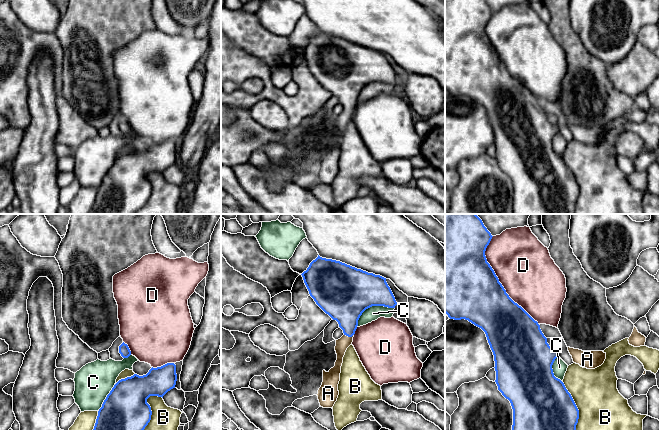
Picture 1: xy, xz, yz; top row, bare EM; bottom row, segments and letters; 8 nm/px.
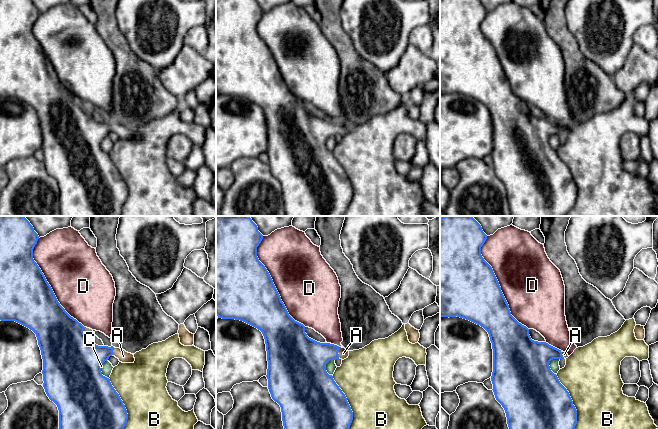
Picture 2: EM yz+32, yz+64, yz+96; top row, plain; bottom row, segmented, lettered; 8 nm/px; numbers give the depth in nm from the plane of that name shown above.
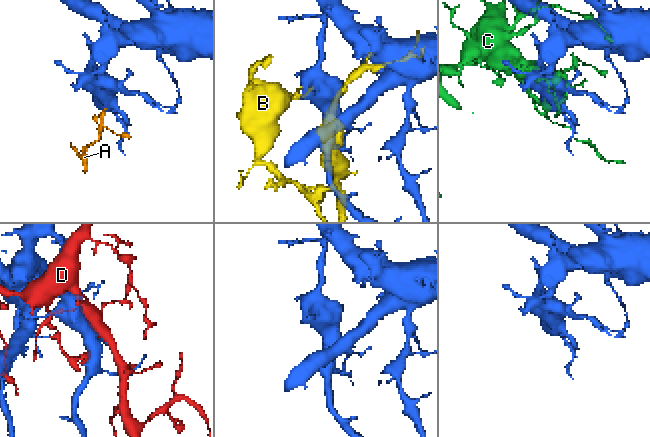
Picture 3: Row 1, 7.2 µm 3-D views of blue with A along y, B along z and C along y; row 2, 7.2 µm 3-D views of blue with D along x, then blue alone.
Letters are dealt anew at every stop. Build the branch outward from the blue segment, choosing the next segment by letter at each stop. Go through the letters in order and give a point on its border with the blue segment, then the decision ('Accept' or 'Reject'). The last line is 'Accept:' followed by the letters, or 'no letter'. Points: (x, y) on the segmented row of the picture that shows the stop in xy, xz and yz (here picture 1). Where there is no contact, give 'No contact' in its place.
A: Touches blue at xz (349, 336). Accept
B: Touches blue at yz (576, 406). Reject
C: Touches blue at xz (371, 306). Reject
D: Touches blue at yz (498, 281). Reject
Accept: A

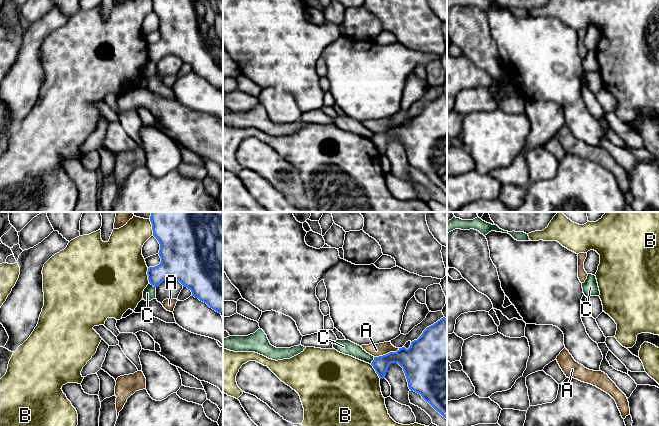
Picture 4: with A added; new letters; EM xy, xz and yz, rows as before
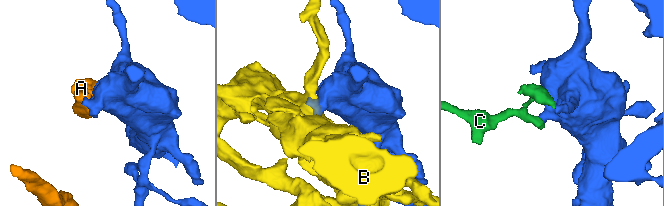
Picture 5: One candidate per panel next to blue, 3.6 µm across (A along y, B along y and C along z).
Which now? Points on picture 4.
A: Touches blue at xz (386, 354). Reject
B: Touches blue at xy (147, 274). Reject
C: Touches blue at xy (152, 284). Reject
Accept: no letter

